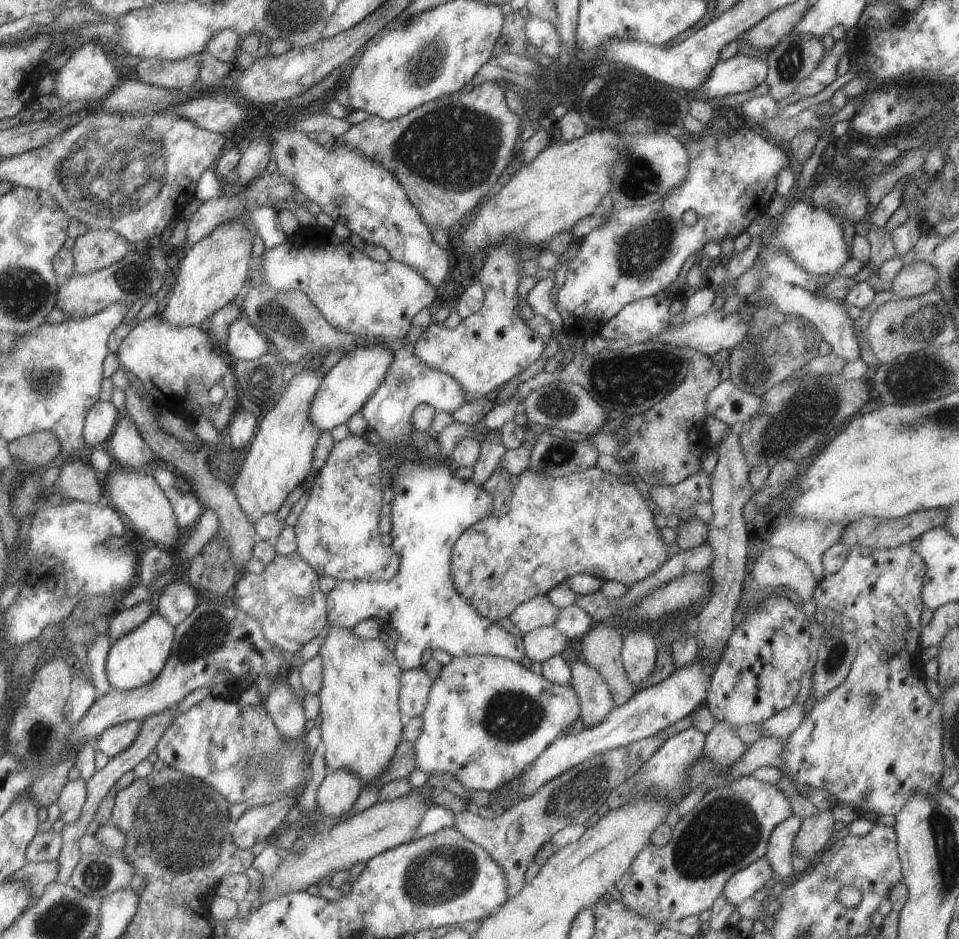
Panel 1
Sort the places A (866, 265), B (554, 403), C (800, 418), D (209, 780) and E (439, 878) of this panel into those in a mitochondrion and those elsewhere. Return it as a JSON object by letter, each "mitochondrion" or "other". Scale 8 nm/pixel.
{"A":"other","B":"mitochondrion","C":"mitochondrion","D":"mitochondrion","E":"mitochondrion"}

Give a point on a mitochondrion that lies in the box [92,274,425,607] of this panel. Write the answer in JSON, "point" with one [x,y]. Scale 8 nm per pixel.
{"point":[286,323]}

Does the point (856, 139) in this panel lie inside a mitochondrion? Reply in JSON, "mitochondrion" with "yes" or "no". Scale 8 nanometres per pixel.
{"mitochondrion":"no"}

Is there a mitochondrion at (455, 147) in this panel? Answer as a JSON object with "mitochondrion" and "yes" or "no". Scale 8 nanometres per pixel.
{"mitochondrion":"yes"}

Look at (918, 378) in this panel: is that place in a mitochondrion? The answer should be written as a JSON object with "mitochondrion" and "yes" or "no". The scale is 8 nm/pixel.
{"mitochondrion":"yes"}

